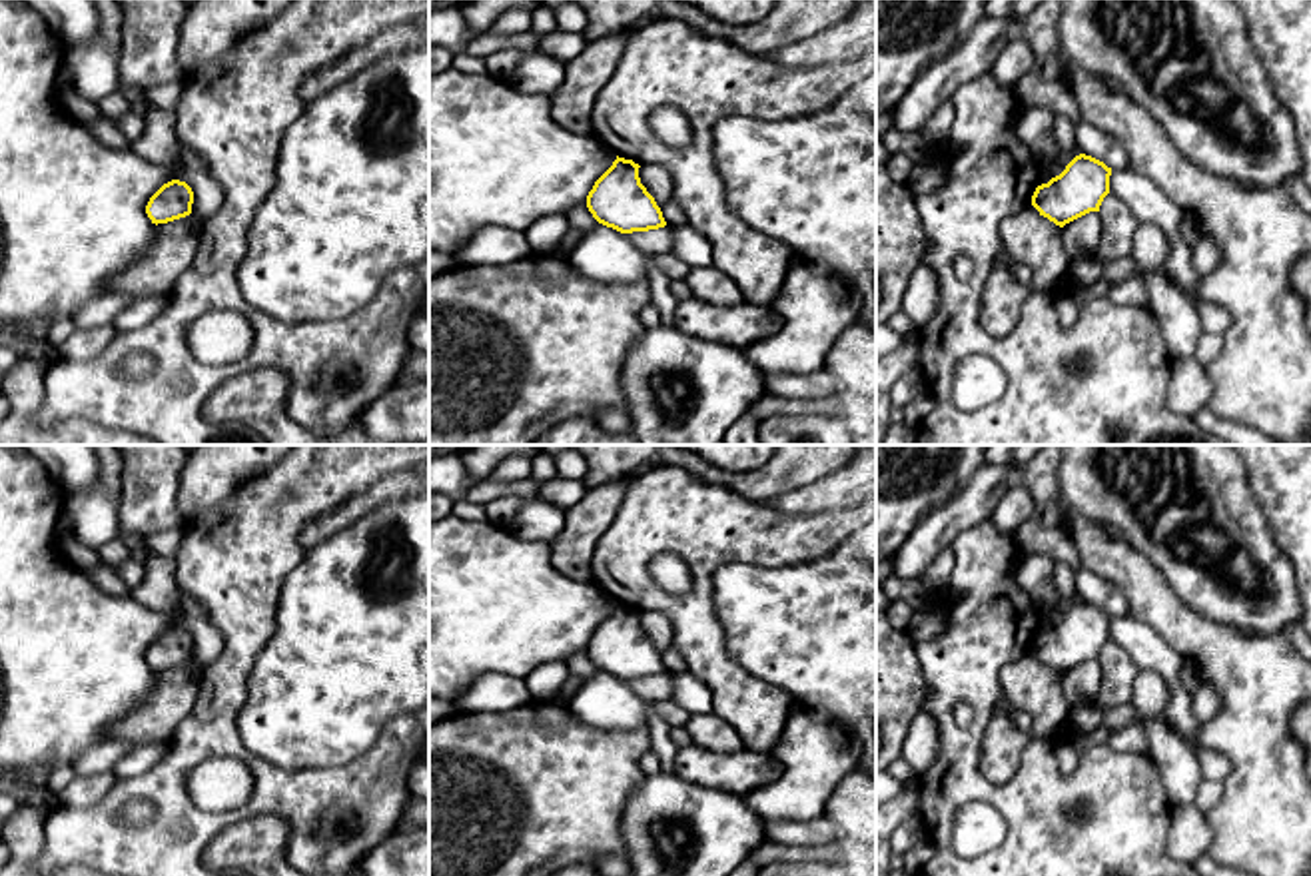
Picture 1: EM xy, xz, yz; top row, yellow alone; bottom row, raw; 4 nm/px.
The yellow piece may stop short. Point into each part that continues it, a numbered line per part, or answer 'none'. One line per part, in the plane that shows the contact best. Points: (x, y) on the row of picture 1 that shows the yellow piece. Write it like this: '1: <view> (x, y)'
none

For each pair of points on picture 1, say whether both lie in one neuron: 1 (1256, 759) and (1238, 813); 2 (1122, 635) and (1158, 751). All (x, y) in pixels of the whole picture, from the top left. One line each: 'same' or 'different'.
1: same
2: different

